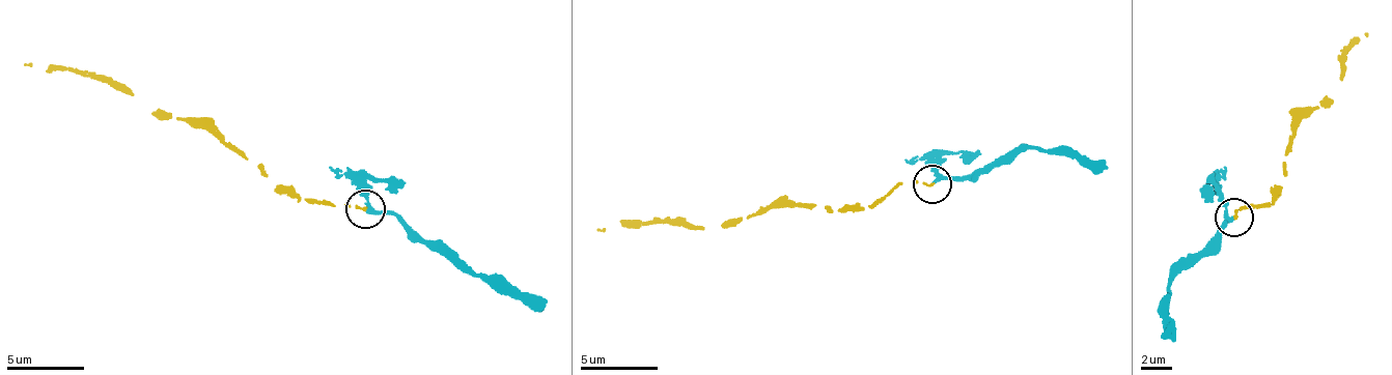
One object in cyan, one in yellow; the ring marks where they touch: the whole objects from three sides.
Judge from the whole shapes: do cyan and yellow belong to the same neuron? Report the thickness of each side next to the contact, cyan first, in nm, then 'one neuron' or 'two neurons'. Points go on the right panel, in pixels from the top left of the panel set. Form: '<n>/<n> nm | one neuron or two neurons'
190/110 nm | one neuron

